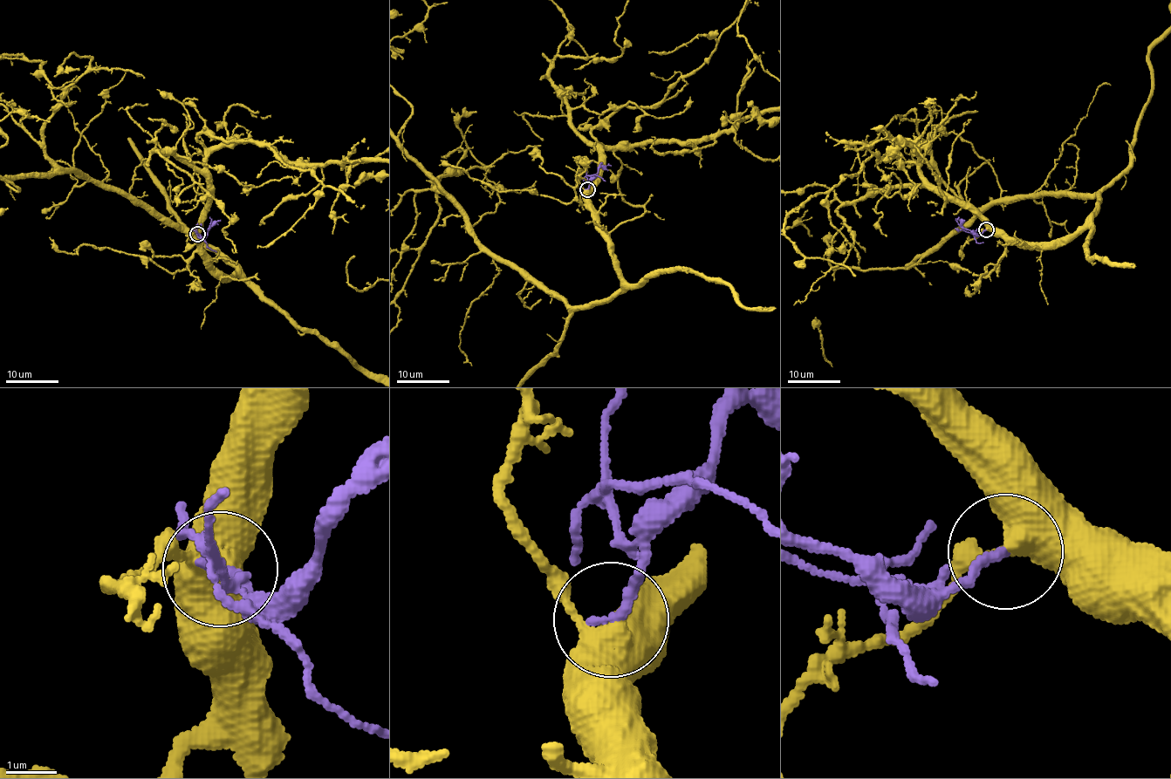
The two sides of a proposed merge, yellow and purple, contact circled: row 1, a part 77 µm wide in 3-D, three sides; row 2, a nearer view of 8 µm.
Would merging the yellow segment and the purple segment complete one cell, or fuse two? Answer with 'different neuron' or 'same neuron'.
same neuron

